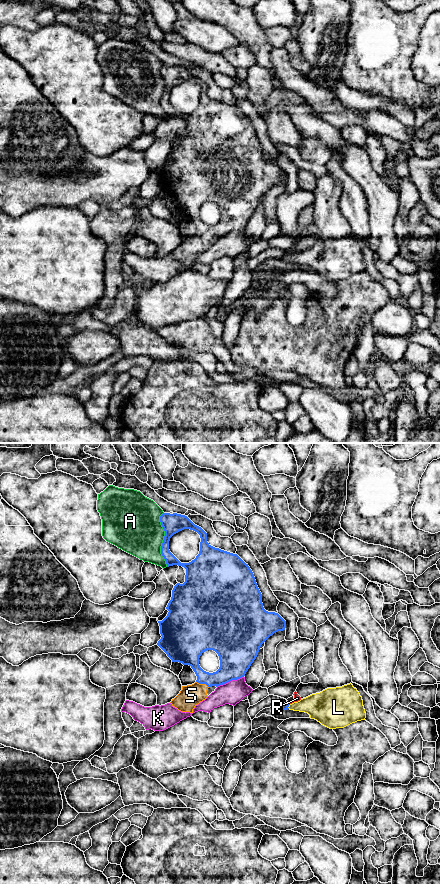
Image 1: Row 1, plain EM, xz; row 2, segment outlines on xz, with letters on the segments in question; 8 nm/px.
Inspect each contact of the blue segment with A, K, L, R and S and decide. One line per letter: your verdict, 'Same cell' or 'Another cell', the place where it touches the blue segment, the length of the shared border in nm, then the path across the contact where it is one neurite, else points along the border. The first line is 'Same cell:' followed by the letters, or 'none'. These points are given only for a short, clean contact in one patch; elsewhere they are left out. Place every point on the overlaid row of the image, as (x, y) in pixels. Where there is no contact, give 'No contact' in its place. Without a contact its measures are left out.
Same cell: S
A: Another cell. Touches blue at xz (164, 539). Shared border 440 nm
K: Another cell. Touches blue at xz (230, 680). Shared border 240 nm
L: Another cell. Touches blue at xz (288, 706). Shared border 40 nm. Boundary: xz (290, 704), (288, 708)
R: Another cell. Touches blue at xz (288, 703). Shared border 40 nm. Boundary: xz (287, 701), (289, 704)
S: Same cell. Touches blue at xz (202, 683). Shared border 120 nm

